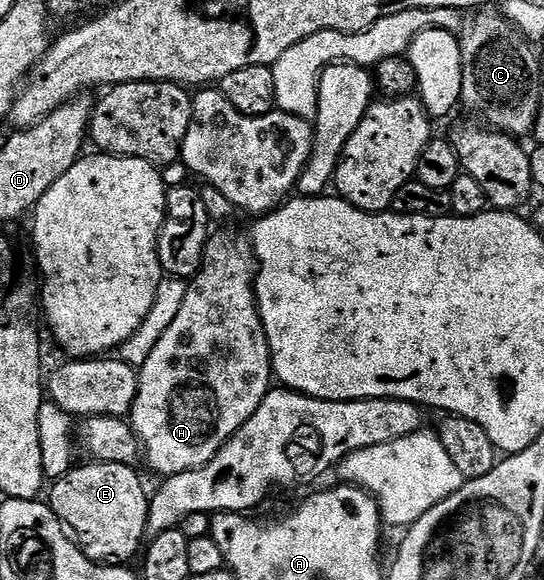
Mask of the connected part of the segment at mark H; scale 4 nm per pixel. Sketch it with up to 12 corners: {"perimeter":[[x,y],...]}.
{"perimeter":[[214,229],[139,367],[160,476],[208,464],[269,394],[248,233]]}

